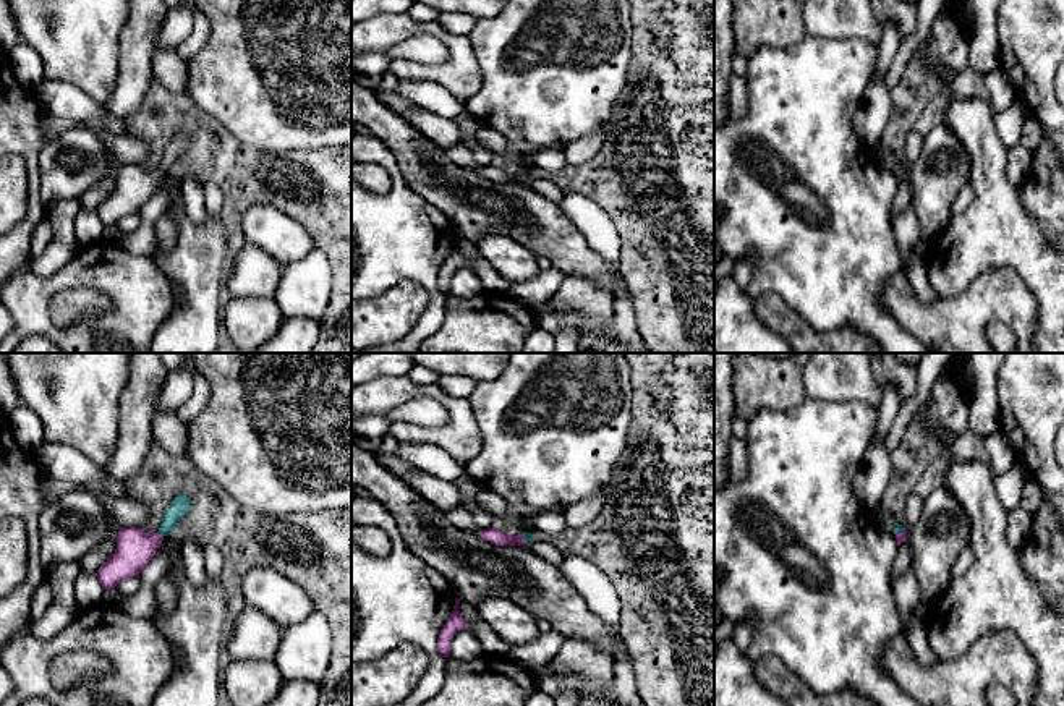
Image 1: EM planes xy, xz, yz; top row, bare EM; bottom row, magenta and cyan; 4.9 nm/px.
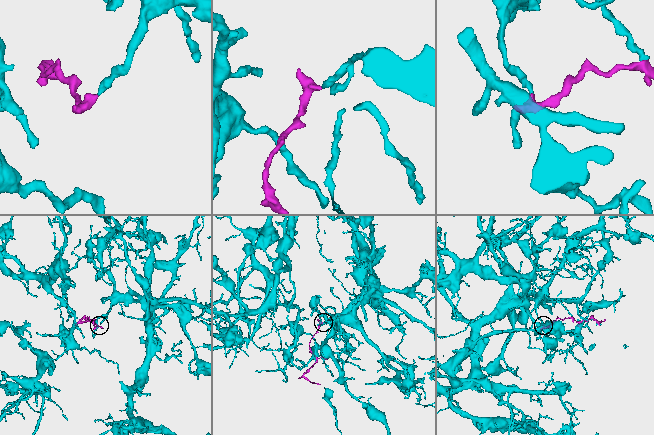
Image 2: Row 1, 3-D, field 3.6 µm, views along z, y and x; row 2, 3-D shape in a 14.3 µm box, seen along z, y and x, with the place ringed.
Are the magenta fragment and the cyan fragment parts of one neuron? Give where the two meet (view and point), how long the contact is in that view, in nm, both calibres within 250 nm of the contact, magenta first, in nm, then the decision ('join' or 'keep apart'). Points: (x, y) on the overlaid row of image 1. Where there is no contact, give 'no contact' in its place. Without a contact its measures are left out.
xy (161, 535) | 40 nm | 190/90 nm | join

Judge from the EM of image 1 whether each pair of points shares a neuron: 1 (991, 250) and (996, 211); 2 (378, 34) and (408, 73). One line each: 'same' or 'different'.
1: same
2: same

